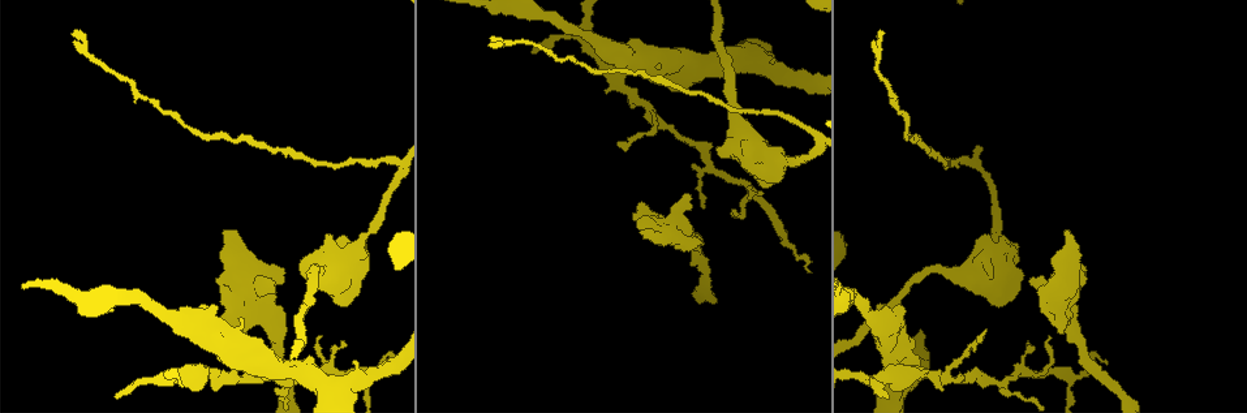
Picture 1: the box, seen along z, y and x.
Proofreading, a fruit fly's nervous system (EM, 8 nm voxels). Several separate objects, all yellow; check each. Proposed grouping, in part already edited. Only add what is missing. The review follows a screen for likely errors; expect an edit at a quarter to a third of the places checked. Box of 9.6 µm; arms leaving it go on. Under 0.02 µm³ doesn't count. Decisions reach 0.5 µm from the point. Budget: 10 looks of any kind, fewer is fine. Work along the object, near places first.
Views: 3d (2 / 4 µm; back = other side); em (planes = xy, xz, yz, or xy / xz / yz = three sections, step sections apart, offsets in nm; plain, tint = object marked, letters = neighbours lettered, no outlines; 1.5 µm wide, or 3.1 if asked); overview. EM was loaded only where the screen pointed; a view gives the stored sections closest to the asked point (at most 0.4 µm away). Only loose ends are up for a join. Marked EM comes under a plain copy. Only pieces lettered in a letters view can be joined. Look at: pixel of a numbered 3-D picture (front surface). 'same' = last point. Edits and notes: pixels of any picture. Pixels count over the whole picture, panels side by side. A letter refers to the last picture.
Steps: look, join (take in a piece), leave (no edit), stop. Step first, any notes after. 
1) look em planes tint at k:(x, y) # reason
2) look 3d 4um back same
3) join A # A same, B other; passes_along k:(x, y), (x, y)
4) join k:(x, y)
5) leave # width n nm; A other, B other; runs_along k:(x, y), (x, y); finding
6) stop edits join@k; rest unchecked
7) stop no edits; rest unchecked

look em planes letters at 1:(265, 379) # thick end

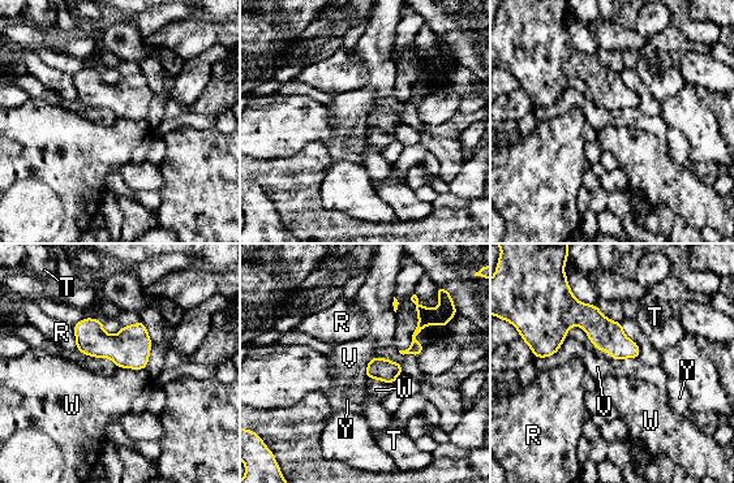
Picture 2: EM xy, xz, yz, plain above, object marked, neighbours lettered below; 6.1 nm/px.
leave # R other, T other, V other, W other, Y other; runs_along 2:(636, 350), (570, 320), (541, 354); no lettered piece goes on from it

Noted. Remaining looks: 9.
look em planes letters at 1:(624, 149) # an open end

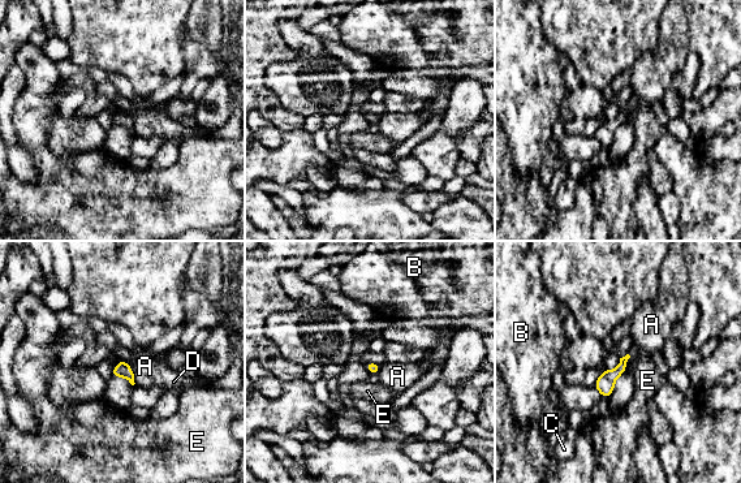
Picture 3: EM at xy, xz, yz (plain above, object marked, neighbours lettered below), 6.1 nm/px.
leave # A other, B other, C other, D other, E other; border 3:(130, 367), (136, 383); none of them fits

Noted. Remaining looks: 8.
look 3d 2um at 1:(282, 268)

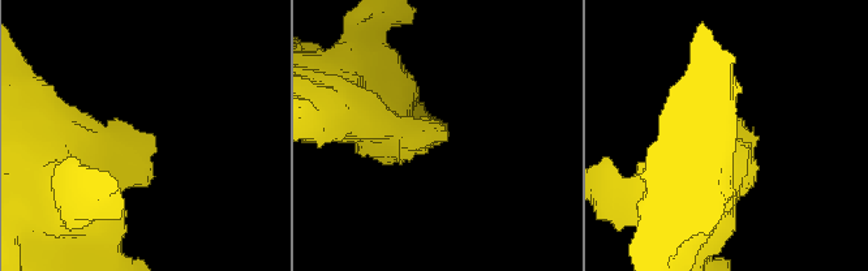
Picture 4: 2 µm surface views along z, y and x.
look em xz step 8 tint at 4:(151, 138) # now the EM

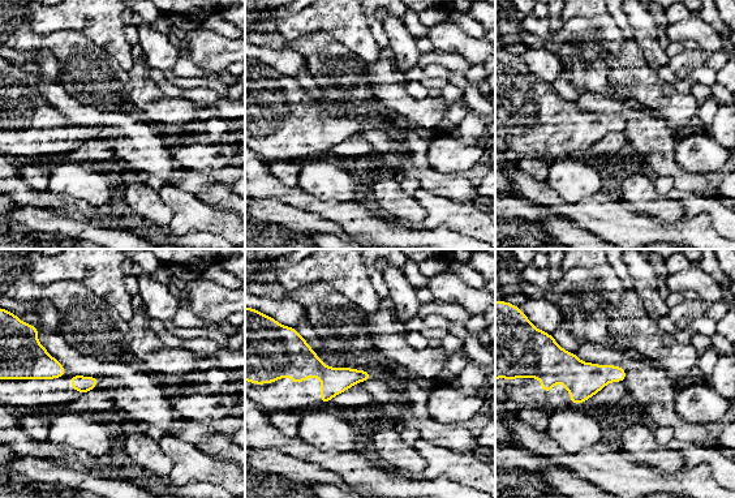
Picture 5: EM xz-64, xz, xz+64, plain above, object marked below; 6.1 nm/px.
look em planes letters same

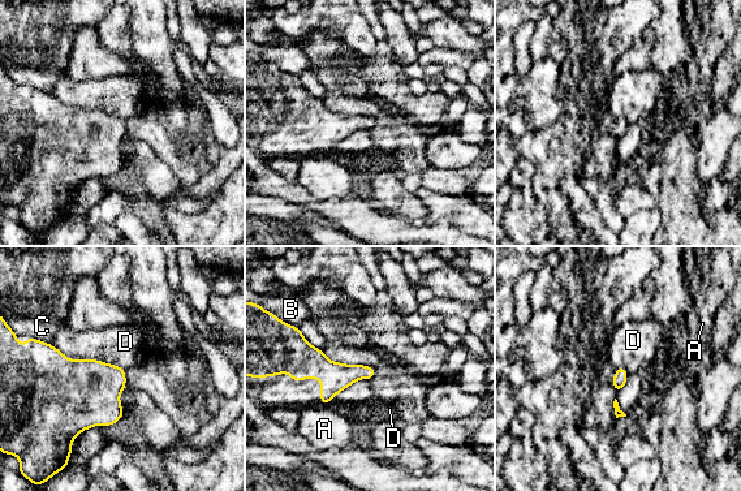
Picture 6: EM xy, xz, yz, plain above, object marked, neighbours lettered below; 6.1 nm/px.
leave # longest_contact C 110 nm; A other, B other, C other, D other; border 6:(112, 364), (125, 370); none of them fits

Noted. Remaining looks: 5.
look 3d 2um at 1:(1107, 361) # tapers out

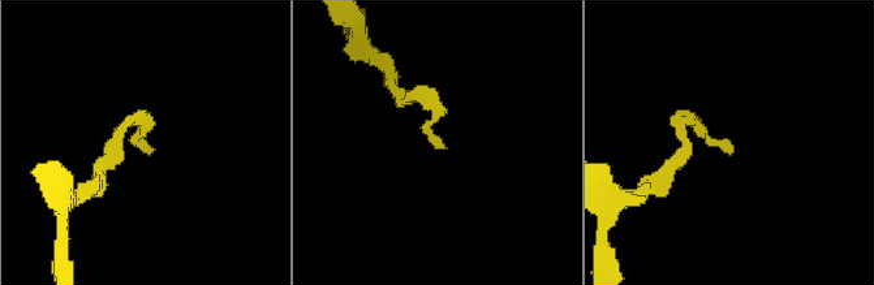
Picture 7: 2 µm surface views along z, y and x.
look em planes letters at 7:(444, 148) # shape alone is not enough

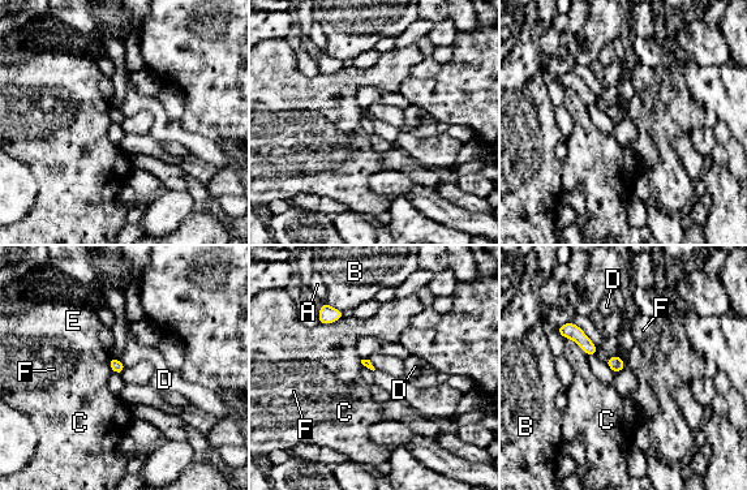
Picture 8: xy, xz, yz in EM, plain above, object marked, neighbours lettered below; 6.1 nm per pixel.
leave # longest_contact C 150 nm; A other, B other, C other, D other, E other, F other; none of them fits

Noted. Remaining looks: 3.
stop no edits; rest unchecked

